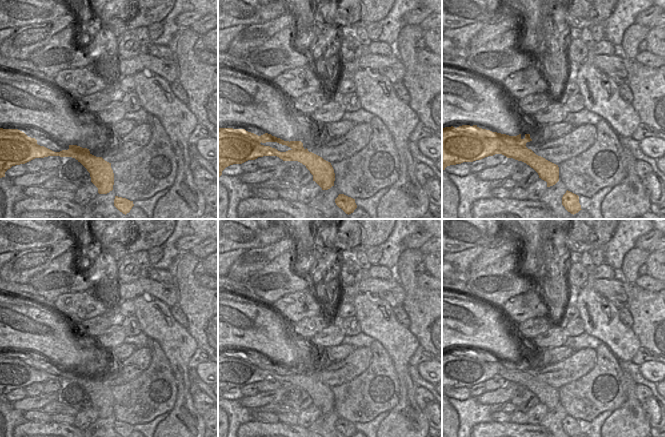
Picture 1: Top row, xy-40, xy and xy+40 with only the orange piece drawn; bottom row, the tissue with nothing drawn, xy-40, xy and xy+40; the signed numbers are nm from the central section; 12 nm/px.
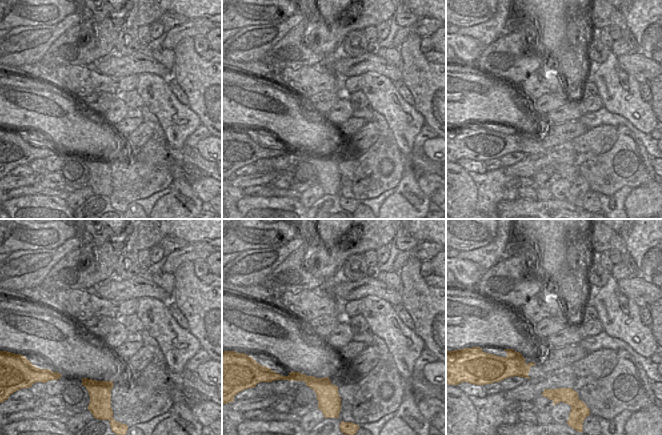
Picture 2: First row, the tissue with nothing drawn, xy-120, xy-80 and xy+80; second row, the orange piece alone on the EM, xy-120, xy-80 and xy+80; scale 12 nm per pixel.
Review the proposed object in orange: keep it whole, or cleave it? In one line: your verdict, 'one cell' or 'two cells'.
two cells

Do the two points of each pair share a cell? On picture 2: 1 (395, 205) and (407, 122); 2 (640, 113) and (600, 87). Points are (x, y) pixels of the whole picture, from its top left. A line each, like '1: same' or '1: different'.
1: same
2: same

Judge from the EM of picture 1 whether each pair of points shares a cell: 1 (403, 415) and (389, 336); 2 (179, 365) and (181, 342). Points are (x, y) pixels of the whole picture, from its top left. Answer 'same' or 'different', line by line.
1: same
2: same

